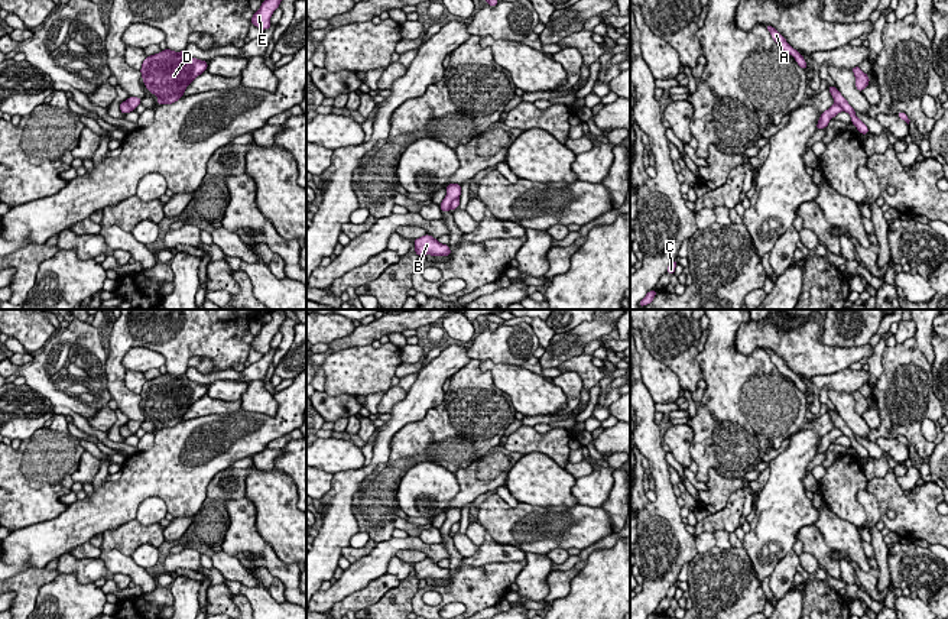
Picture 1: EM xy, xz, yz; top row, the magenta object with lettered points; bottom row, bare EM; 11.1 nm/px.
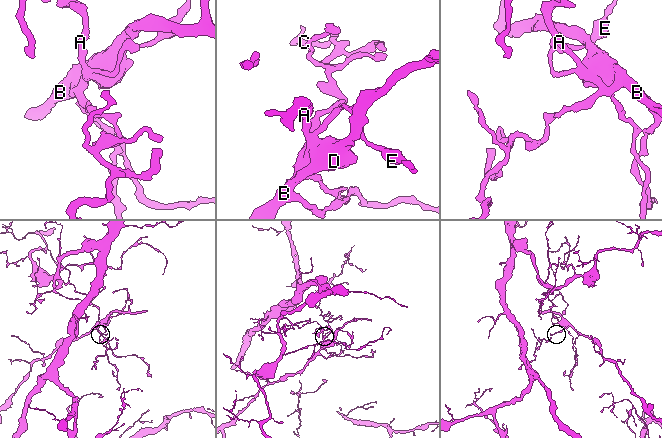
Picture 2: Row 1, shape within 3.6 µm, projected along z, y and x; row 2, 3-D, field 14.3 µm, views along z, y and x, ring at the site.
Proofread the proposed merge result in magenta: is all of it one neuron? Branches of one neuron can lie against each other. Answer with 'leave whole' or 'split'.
split

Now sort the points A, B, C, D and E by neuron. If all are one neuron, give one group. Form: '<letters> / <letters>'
A E / B C D

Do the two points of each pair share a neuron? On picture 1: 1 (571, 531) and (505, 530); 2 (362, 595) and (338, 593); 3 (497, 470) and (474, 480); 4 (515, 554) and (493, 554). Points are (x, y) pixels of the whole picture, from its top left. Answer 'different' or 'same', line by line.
1: same
2: different
3: same
4: same

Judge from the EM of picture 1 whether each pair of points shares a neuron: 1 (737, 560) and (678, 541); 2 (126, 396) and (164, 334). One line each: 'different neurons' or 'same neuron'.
1: different neurons
2: same neuron

